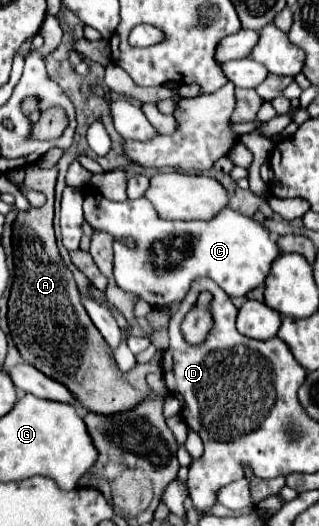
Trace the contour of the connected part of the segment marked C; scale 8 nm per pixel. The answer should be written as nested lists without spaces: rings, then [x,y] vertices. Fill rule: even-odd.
[[[83,187],[81,193],[85,221],[95,231],[105,231],[113,237],[115,283],[123,291],[145,299],[151,307],[165,307],[173,301],[181,301],[191,281],[197,277],[213,279],[229,297],[243,297],[265,283],[271,263],[281,253],[265,225],[233,209],[223,209],[211,221],[167,221],[157,215],[155,207],[145,197],[115,203],[95,189]],[[121,237],[133,237],[137,249],[127,249],[119,241]]]

